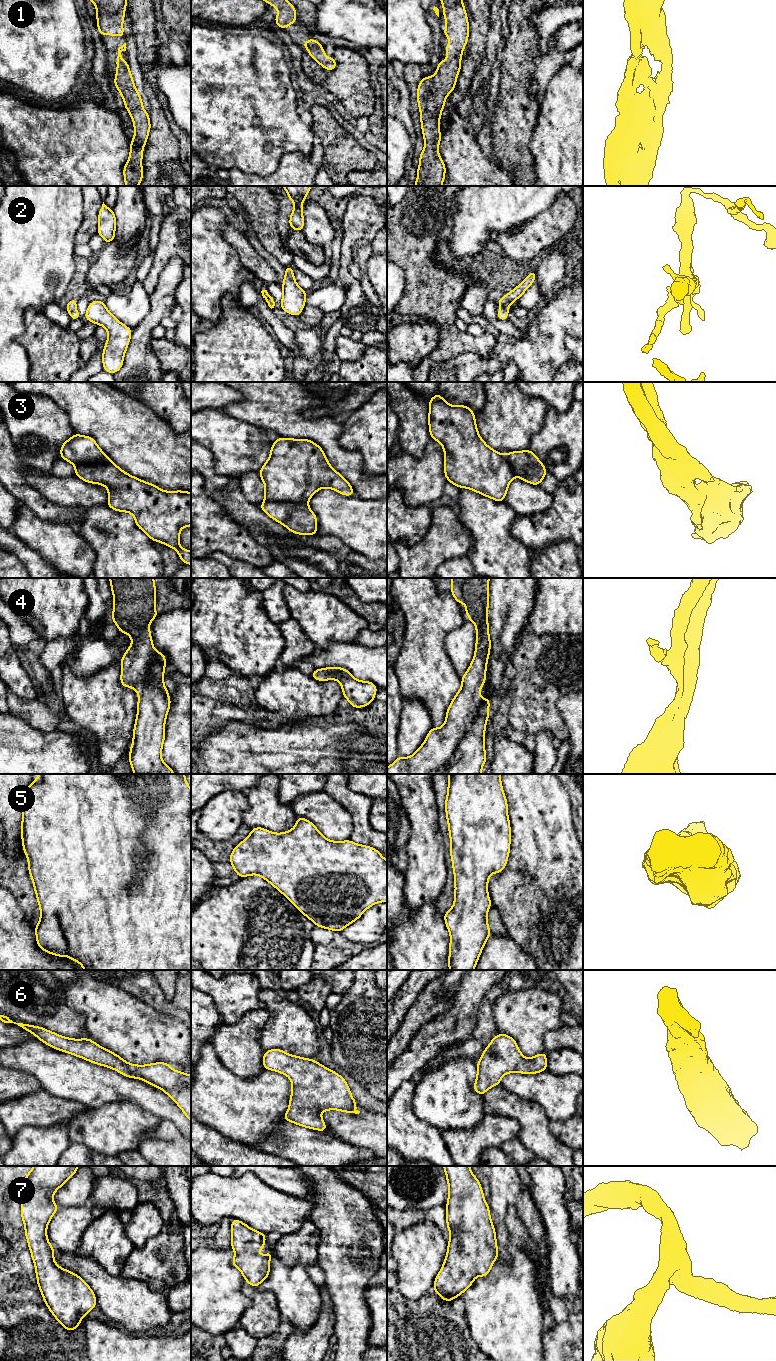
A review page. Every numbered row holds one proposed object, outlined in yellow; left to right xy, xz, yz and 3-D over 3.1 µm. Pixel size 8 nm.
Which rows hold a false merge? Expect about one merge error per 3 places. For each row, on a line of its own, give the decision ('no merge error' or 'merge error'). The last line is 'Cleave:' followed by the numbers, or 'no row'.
1: no merge error
2: merge error
3: no merge error
4: no merge error
5: no merge error
6: no merge error
7: no merge error
Cleave: 2

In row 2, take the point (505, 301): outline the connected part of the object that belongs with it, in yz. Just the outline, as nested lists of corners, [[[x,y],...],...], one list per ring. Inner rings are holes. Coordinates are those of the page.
[[[536,270],[531,271],[528,276],[511,292],[502,296],[497,302],[500,305],[500,310],[506,310],[517,299],[519,299],[524,292],[536,281]]]

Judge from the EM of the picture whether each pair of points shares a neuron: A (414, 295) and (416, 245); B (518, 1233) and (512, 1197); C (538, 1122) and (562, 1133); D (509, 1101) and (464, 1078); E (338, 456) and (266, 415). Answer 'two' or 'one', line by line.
A: one
B: two
C: two
D: two
E: one

